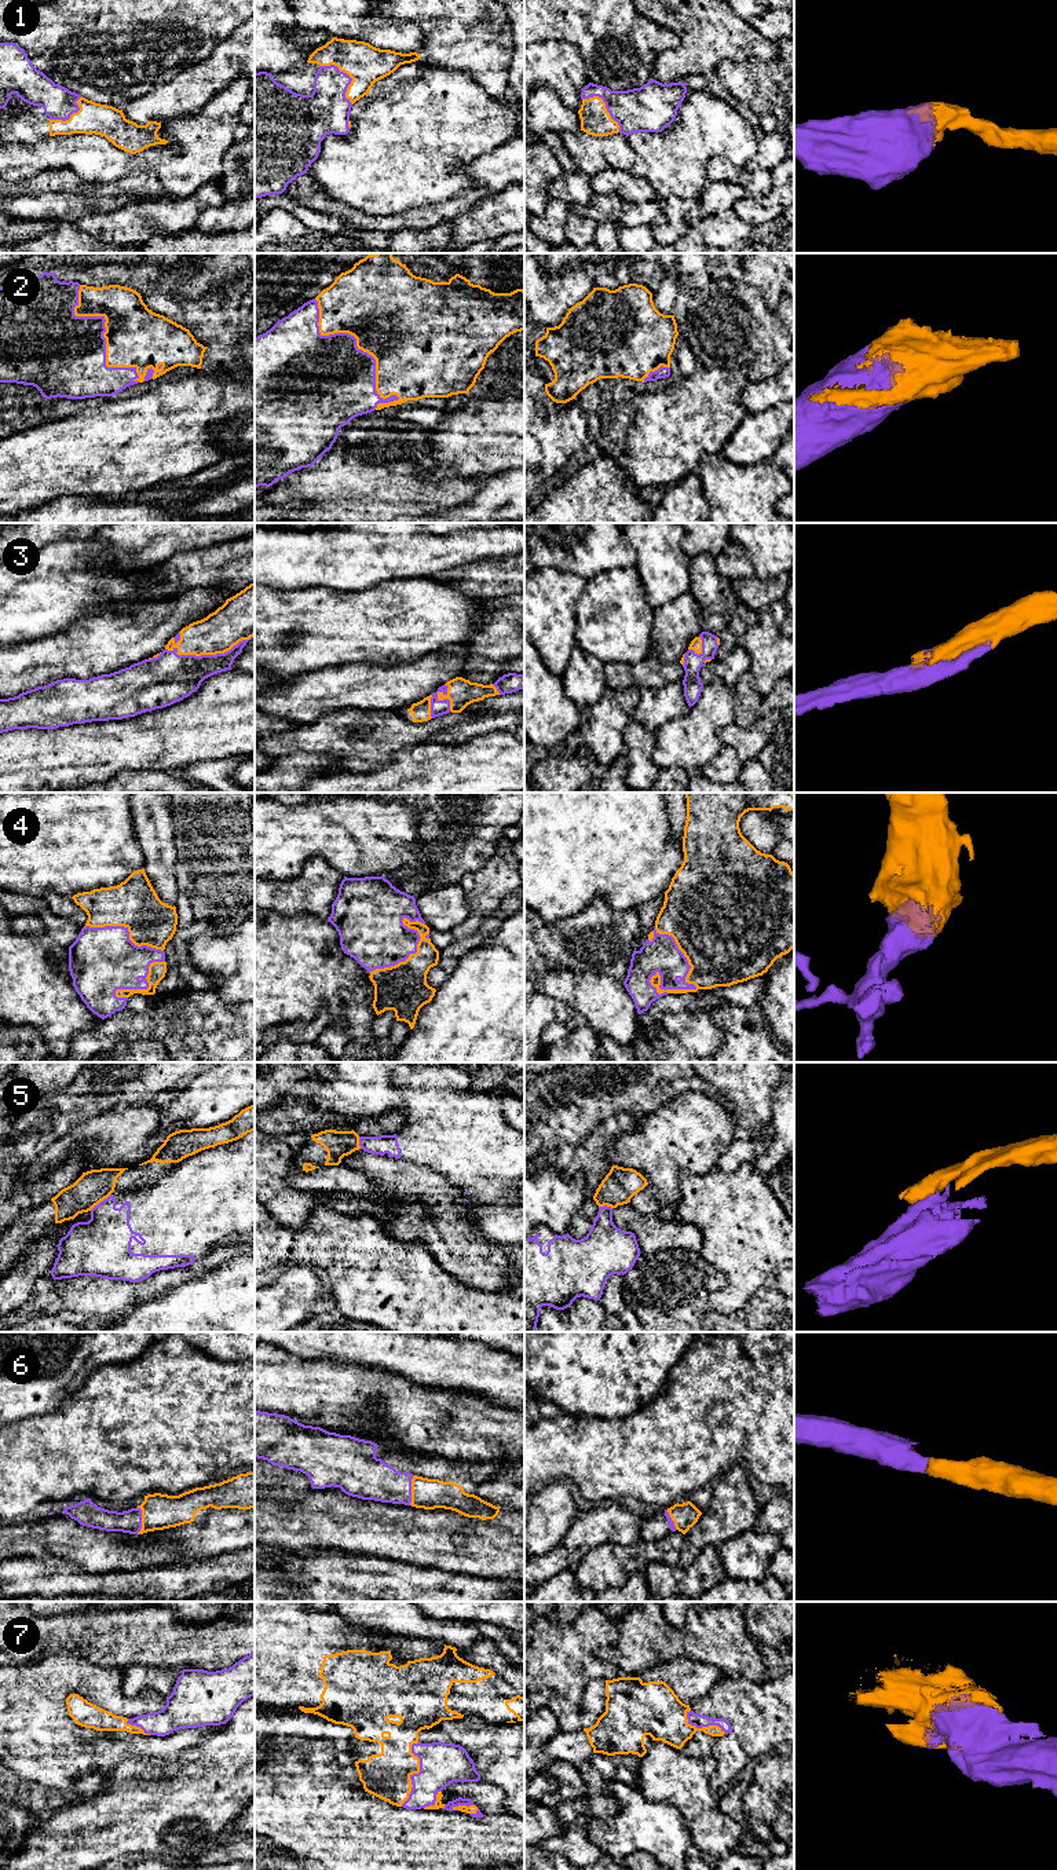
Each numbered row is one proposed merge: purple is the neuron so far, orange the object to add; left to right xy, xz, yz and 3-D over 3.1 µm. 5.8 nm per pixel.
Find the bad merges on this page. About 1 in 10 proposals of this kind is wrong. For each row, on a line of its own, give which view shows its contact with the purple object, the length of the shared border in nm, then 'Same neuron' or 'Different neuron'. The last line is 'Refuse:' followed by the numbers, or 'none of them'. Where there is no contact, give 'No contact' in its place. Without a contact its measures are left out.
1: Touches purple in xz. Shared border 300 nm. Same neuron
2: Touches purple in xz. Shared border 750 nm. Same neuron
3: Touches purple in xy. Shared border 550 nm. Same neuron
4: Touches purple in yz. Shared border 440 nm. Same neuron
5: Touches purple in xy. Shared border 160 nm. Different neuron
6: Touches purple in xz. Shared border 180 nm. Same neuron
7: Touches purple in xz. Shared border 400 nm. Same neuron
Refuse: 5

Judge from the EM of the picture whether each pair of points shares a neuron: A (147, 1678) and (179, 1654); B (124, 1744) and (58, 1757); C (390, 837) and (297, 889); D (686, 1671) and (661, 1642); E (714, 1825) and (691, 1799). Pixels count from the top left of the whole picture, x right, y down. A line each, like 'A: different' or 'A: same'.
A: different
B: same
C: different
D: different
E: same

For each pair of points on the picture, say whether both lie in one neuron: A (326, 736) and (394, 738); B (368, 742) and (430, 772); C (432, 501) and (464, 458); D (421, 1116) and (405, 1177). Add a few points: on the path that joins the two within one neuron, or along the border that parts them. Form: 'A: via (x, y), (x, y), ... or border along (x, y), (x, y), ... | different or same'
A: via (343, 738), (347, 742), (364, 743), (377, 738) | same
B: border along (424, 742), (394, 753) | different
C: border along (457, 478), (441, 480) | different
D: border along (380, 1155), (406, 1159), (427, 1166), (439, 1174) | different

